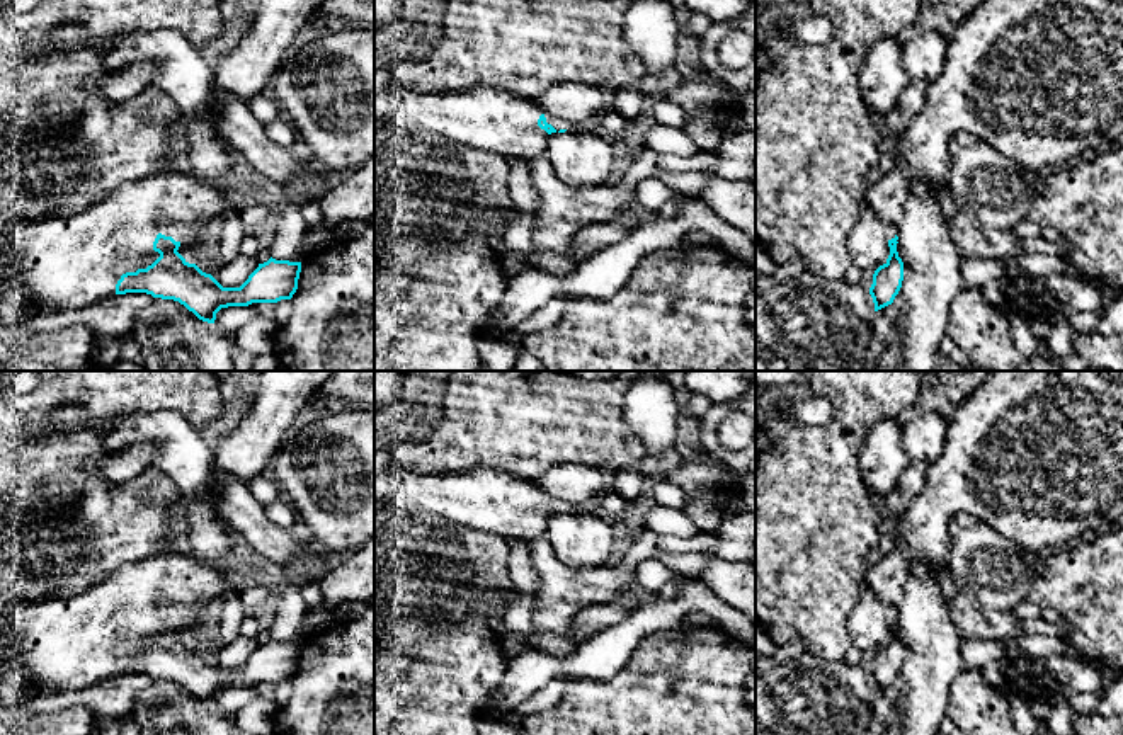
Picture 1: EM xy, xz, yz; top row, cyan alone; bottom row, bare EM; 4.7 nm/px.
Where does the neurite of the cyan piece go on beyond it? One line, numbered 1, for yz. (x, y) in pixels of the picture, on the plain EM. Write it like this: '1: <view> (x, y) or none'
1: yz (1040, 451)

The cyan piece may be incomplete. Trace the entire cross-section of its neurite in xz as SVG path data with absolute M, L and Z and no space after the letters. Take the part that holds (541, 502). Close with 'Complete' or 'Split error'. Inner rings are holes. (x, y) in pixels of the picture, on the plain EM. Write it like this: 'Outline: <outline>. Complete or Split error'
Outline: M391 464L374 476L374 500L383 497L505 539L543 538L551 514L580 510L579 505L548 495L531 478L485 466L424 476Z. Split error

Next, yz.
Outline: M990 371L980 386L960 405L956 405L953 417L948 420L946 444L939 456L927 468L927 483L924 490L914 499L909 510L895 526L893 541L888 544L886 555L869 568L866 568L863 580L873 590L885 609L888 619L890 636L883 647L873 655L869 675L875 684L875 692L893 684L904 662L904 643L897 633L898 604L904 599L905 580L919 563L929 563L936 572L943 573L948 568L949 558L949 522L960 514L970 514L982 519L995 519L997 531L1012 543L1033 555L1045 555L1058 548L1069 546L1080 539L1092 539L1113 527L1123 524L1123 371Z. Split error

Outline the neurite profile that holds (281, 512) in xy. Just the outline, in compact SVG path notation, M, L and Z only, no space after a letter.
M281 497L265 507L267 517L281 529L301 533L299 519L288 499Z

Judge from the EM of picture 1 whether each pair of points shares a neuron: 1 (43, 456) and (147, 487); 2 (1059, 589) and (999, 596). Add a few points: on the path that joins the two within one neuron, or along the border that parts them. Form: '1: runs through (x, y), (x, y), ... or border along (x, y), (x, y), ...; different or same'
1: runs through (68, 482), (87, 495), (121, 495); same
2: border along (1043, 555), (1043, 569), (1033, 581), (1026, 598); different

